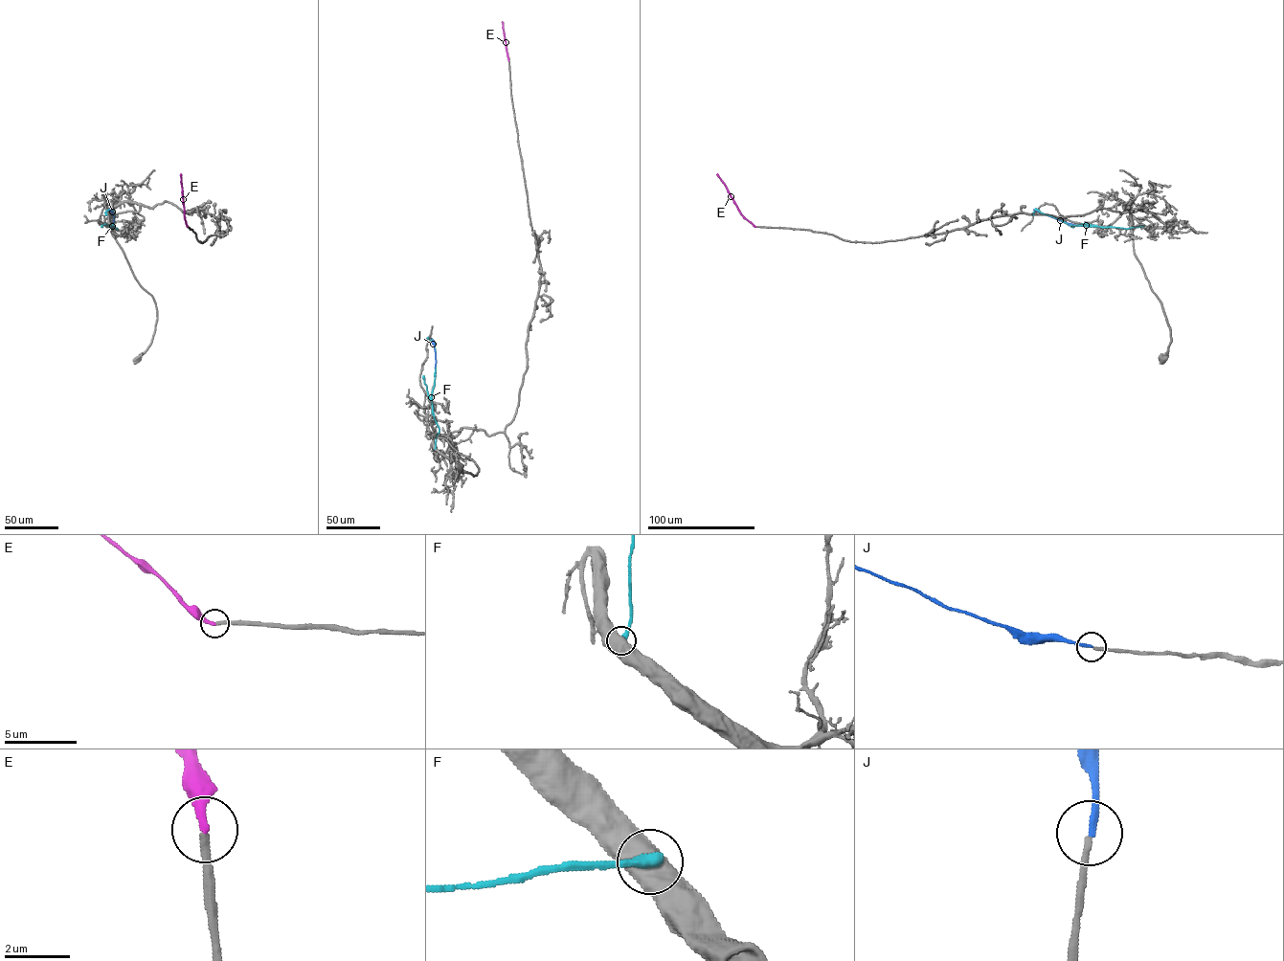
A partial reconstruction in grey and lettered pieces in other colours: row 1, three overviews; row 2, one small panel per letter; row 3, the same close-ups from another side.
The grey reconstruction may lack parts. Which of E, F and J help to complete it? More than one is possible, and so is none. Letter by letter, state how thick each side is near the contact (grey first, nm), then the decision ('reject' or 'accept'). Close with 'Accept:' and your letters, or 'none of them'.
E: 240/240 nm | accept
F: 750/400 nm | reject
J: 180/200 nm | reject
Accept: E

